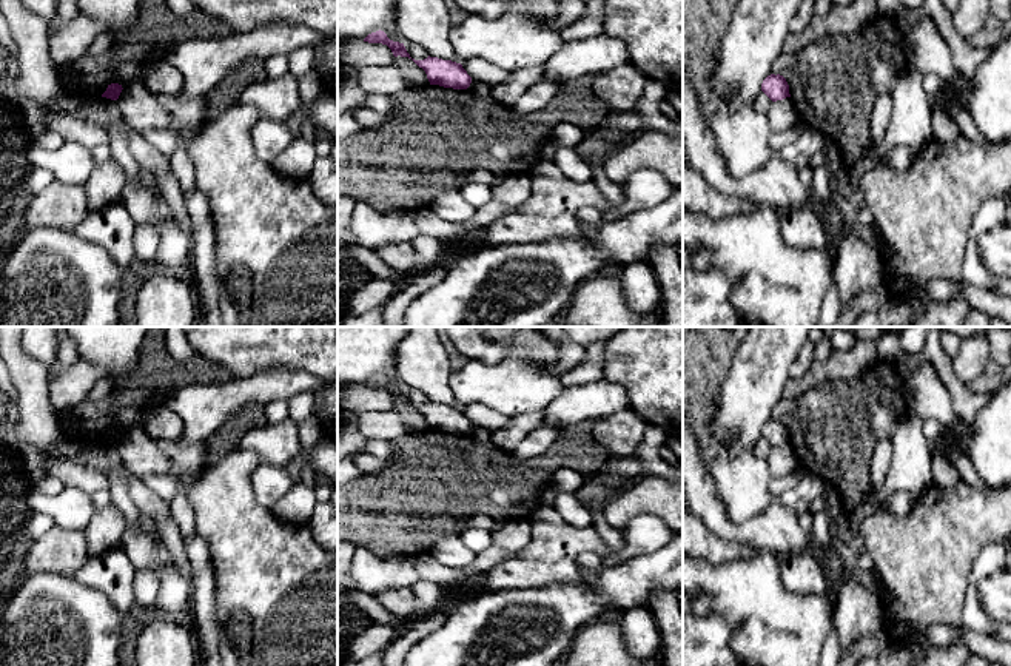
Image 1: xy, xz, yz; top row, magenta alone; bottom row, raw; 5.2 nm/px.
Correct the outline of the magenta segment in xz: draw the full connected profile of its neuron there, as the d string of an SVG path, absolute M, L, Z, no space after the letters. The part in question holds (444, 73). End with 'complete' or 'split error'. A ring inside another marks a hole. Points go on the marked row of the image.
M430 56L424 60L411 60L425 71L430 85L467 89L472 83L472 77L467 74L461 63Z; complete

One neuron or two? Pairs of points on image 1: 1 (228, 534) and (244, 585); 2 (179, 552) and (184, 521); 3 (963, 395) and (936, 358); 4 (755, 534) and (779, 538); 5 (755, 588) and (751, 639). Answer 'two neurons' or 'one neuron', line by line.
1: one neuron
2: two neurons
3: one neuron
4: one neuron
5: one neuron

